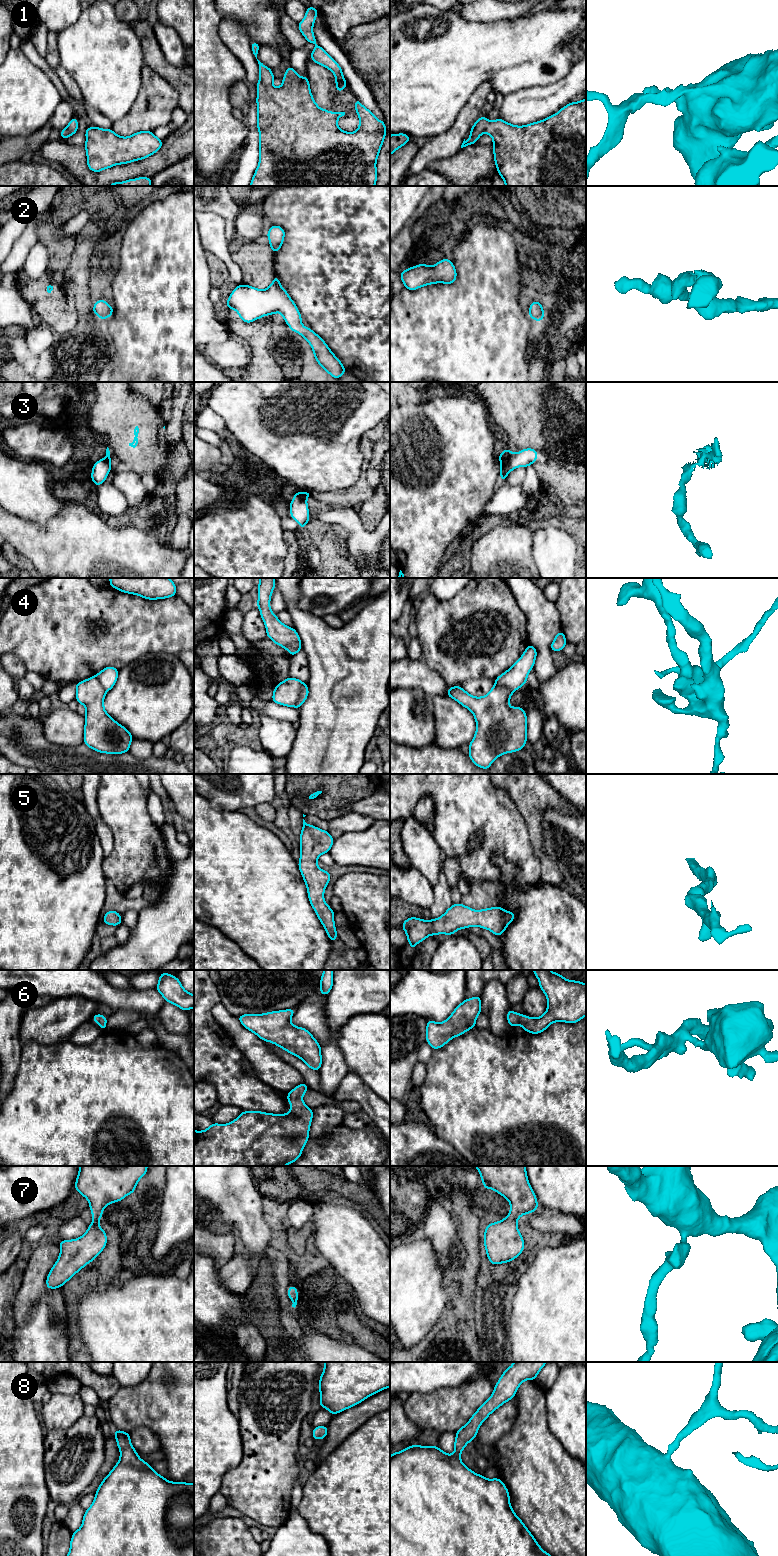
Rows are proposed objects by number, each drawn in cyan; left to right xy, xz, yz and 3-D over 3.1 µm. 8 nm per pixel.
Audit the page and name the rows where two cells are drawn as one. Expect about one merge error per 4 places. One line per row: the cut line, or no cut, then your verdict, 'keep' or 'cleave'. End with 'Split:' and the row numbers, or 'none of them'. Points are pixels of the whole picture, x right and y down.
1: no cut; keep
2: no cut; keep
3: cut in yz along (517, 453), (507, 462), (501, 463); cleave
4: cut in xz along (305, 684), (294, 706); cleave
5: no cut; keep
6: no cut; keep
7: no cut; keep
8: no cut; keep
Split: 3, 4

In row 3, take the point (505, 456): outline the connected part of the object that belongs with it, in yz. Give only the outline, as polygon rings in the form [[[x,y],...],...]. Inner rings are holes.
[[[507,447],[505,450],[501,452],[498,456],[500,463],[508,463],[513,457],[516,456],[517,453],[513,453]]]

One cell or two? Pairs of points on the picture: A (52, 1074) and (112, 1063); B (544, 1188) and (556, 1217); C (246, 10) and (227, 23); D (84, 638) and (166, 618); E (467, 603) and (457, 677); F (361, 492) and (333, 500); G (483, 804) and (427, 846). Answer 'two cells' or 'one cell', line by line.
A: one cell
B: two cells
C: two cells
D: one cell
E: one cell
F: one cell
G: two cells

